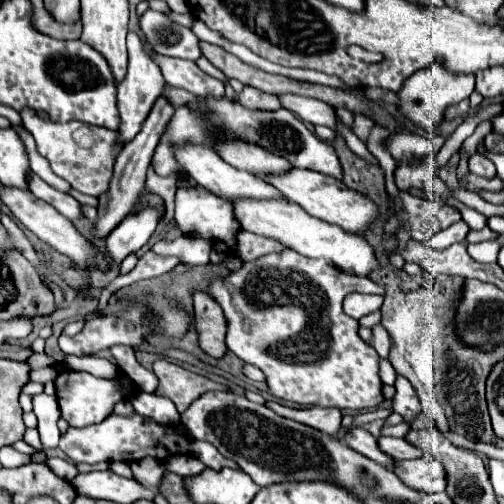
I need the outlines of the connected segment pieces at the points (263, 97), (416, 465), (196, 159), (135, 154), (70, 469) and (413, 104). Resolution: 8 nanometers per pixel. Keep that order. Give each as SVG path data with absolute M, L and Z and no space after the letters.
M244 85L242 93L238 95L240 103L250 107L250 109L266 109L266 111L276 111L280 109L280 99L278 95L270 95L270 93L260 93L260 89L252 89L248 85Z
M420 457L412 461L396 461L400 465L400 481L404 485L424 491L424 493L442 493L446 487L446 473L442 465L430 457Z
M200 145L178 147L176 159L198 185L206 187L210 193L218 195L220 199L224 199L228 203L234 203L236 199L282 199L280 193L276 193L276 189L272 189L272 185L268 185L264 179L228 165L216 151L212 151L208 147L200 147Z
M158 97L150 115L144 121L140 133L128 145L124 145L124 149L120 151L120 155L116 159L116 165L114 165L114 177L112 177L110 189L104 195L98 197L98 201L100 201L100 205L98 205L98 223L94 225L94 233L98 237L106 237L132 211L140 193L144 193L144 181L146 181L146 171L148 171L148 165L150 165L150 157L152 157L152 153L156 149L156 143L158 143L158 139L164 131L164 125L172 117L172 113L174 113L174 105L168 105L168 101Z
M59 457L50 458L46 464L58 477L70 482L78 474L73 463Z
M432 65L432 67L420 69L412 77L408 77L408 81L404 83L404 87L398 93L398 97L400 97L398 107L402 109L402 113L408 119L418 123L420 127L424 127L428 131L434 131L442 121L444 109L450 103L456 103L456 101L462 101L462 99L470 97L470 93L474 91L474 83L476 83L474 75L450 75L442 67Z

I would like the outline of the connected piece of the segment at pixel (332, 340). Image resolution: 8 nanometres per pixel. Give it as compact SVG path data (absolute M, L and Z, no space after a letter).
M286 249L282 253L272 253L272 255L266 255L266 257L260 257L256 261L250 261L246 265L242 265L240 271L236 273L230 273L226 279L216 279L212 285L210 285L210 295L220 303L222 311L224 311L224 317L228 321L228 333L226 333L226 345L228 349L232 349L242 361L248 361L256 367L260 367L266 375L266 383L270 387L270 393L278 399L284 399L284 401L294 401L294 403L300 403L300 405L318 405L318 407L338 407L338 409L374 409L378 407L382 401L384 401L384 395L382 395L382 379L380 379L380 355L374 351L374 347L366 345L360 335L358 335L358 321L348 317L344 311L342 311L342 301L348 293L363 292L364 294L377 294L384 296L384 287L376 285L372 279L368 277L358 277L358 275L350 275L350 273L344 273L340 269L334 269L332 265L328 265L326 261L320 261L320 259L310 259L310 257L304 257L292 249Z

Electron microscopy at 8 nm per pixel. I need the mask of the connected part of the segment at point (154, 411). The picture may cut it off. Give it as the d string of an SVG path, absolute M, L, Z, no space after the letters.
M138 393L136 397L130 399L134 405L136 413L152 417L160 425L178 425L180 423L180 413L176 411L174 403L166 397L158 397L154 393Z

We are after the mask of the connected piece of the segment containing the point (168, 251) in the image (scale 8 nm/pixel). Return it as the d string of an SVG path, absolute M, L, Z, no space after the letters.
M178 237L174 241L158 241L154 247L150 247L150 251L162 257L178 257L188 265L208 265L212 243L196 237Z

